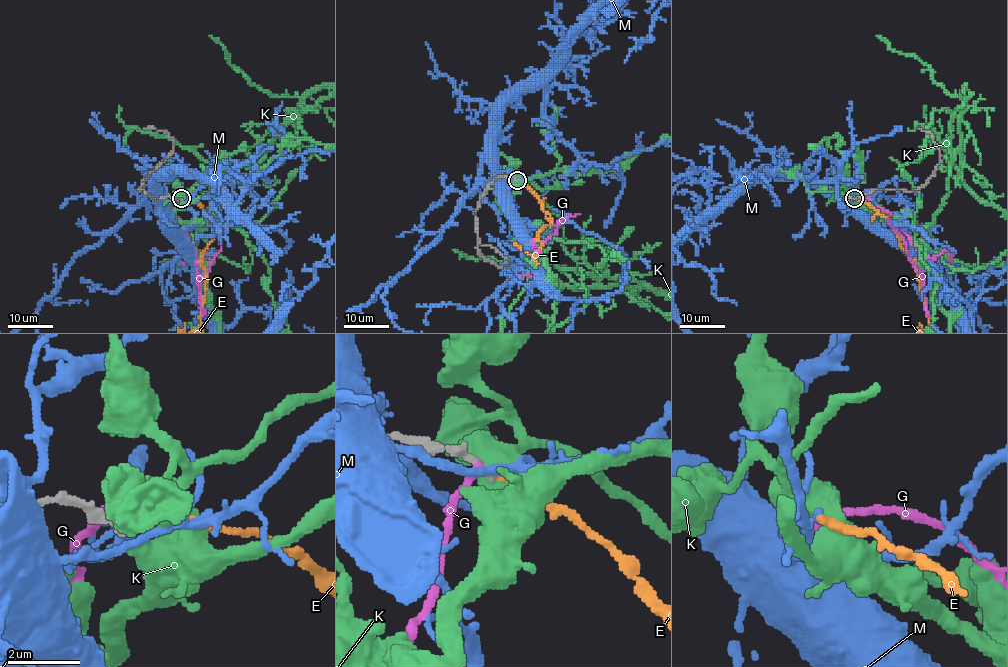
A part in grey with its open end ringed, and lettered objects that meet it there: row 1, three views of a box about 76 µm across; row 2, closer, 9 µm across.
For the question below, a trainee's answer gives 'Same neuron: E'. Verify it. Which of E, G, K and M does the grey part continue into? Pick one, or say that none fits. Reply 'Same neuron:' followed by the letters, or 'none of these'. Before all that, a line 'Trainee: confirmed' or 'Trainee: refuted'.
Trainee: confirmed
Same neuron: E

